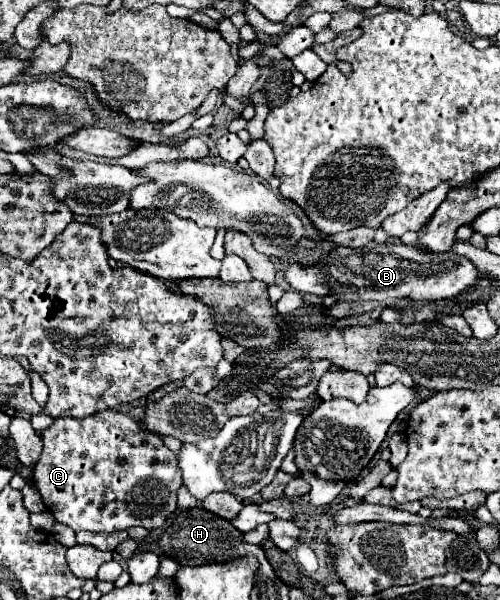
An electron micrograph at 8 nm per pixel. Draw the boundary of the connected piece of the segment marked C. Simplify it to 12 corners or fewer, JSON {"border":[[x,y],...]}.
{"border":[[116,410],[42,430],[32,482],[74,532],[158,528],[178,458]]}

